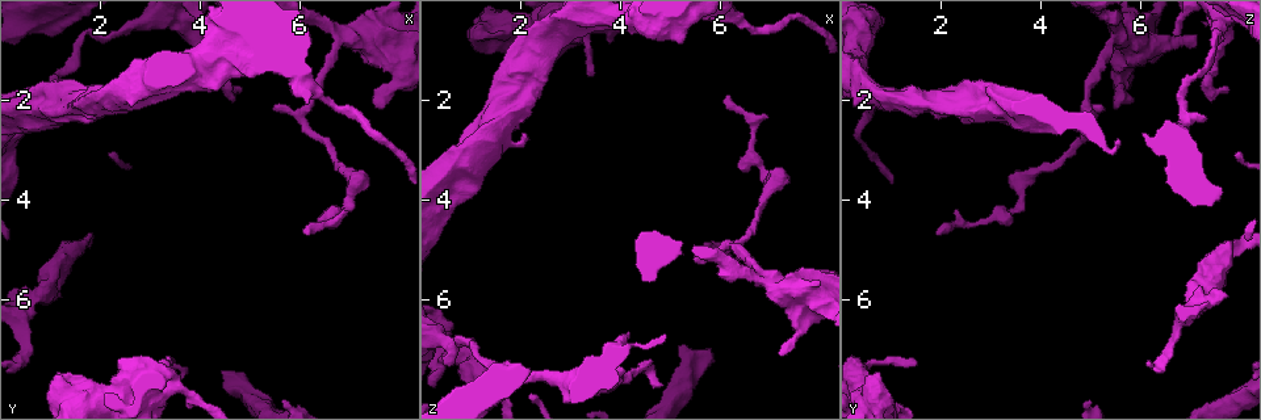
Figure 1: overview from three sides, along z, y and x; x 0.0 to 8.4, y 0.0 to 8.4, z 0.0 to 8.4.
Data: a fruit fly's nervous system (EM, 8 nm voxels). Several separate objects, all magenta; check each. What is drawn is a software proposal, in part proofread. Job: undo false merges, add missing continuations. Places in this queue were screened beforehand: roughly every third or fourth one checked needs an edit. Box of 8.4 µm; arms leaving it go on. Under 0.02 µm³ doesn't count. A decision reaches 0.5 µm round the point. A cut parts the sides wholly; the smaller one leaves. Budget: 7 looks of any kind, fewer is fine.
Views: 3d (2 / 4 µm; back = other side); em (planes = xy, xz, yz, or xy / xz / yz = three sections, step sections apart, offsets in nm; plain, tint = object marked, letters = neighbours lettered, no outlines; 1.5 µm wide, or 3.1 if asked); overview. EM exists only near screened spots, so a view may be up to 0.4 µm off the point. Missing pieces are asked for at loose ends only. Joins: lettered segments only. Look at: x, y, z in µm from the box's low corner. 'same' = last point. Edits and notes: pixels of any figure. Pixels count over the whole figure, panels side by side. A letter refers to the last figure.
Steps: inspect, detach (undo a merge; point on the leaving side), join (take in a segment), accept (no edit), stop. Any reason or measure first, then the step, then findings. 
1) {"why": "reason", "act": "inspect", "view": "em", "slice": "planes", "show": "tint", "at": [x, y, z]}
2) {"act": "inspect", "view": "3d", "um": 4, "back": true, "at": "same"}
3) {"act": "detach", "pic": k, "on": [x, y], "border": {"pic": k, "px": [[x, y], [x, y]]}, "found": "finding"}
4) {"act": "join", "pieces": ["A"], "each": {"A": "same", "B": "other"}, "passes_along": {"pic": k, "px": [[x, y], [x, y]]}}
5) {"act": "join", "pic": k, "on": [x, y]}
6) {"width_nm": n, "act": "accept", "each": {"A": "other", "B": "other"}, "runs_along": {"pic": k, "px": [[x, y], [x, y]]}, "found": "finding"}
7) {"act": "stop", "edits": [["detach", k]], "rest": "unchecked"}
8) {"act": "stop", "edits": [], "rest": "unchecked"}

{"why": "calibre changes", "act": "inspect", "view": "3d", "um": 4, "at": [1.20, 7.75, 0.60]}

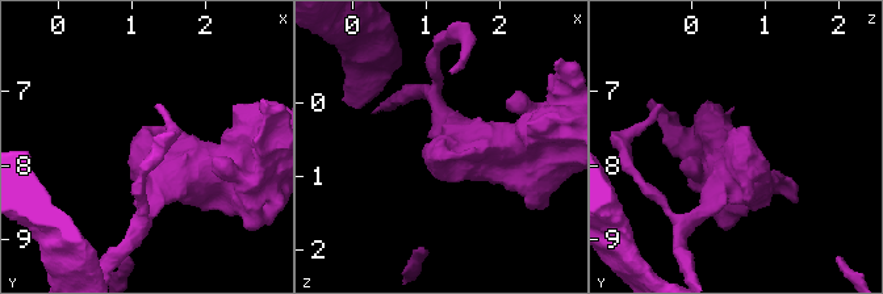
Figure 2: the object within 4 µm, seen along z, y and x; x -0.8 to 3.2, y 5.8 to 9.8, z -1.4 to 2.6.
{"why": "shape alone is not enough", "act": "inspect", "view": "em", "um": 3.1, "slice": "xz", "step": 8, "show": "letters", "at": [1.20, 7.70, 0.65]}

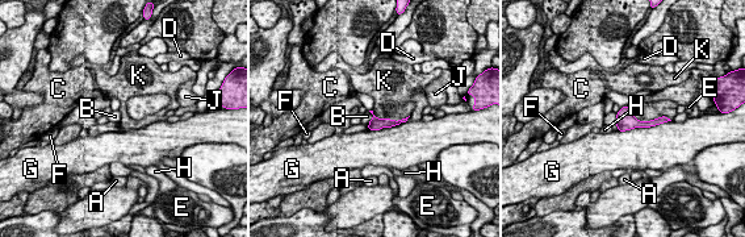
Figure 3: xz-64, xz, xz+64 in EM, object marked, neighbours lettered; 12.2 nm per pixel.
{"why": "cut it another way", "act": "inspect", "view": "em", "um": 3.1, "slice": "planes", "show": "letters", "at": "same"}

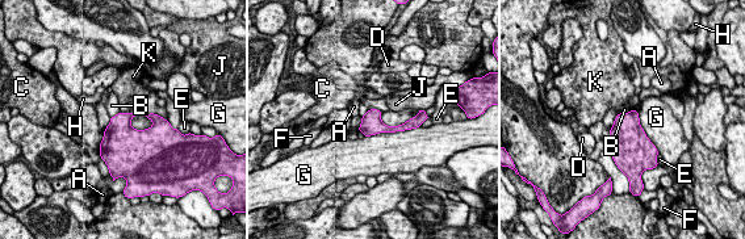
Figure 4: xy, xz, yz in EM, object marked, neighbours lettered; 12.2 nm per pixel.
{"width_nm": 260, "act": "accept", "each": {"A": "other", "B": "other", "C": "other", "D": "other", "E": "other", "F": "other", "G": "other", "H": "other", "J": "other", "K": "other"}, "border": {"pic": 4, "px": [[153, 121], [143, 129], [130, 126]]}, "found": "one cell here"}

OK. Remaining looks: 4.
{"act": "inspect", "view": "3d", "um": 2, "at": [7.15, 0.65, 7.10]}

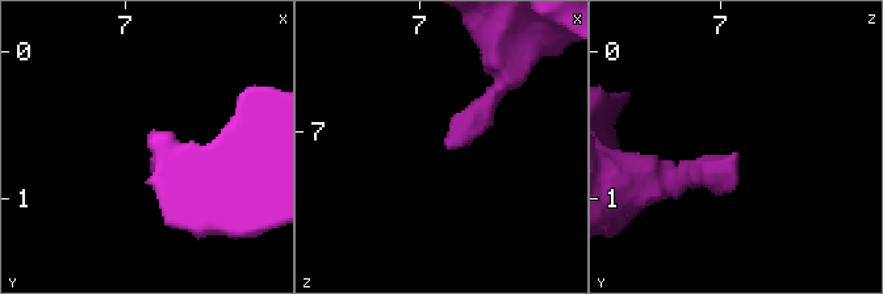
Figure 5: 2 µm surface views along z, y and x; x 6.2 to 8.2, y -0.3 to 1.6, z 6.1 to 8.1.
{"act": "inspect", "view": "em", "slice": "planes", "show": "tint", "at": [7.20, 0.72, 7.10]}

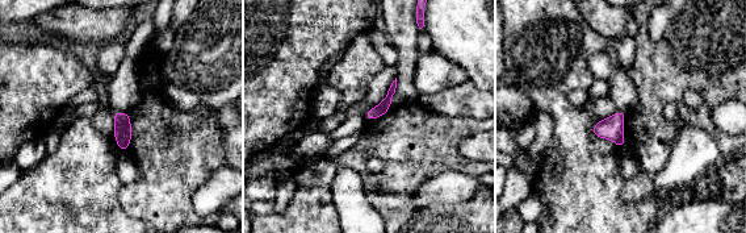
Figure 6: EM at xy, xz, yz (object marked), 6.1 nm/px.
{"why": "what lies round it", "act": "inspect", "view": "em", "slice": "planes", "show": "letters", "at": "same"}

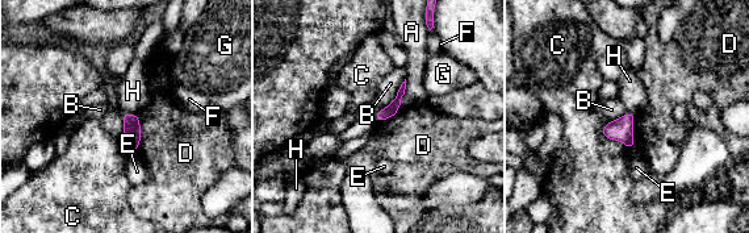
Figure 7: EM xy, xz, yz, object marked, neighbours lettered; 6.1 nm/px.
{"longest_contact_nm": ["B", 300], "act": "accept", "each": {"A": "other", "B": "other", "C": "other", "D": "other", "E": "other", "F": "other", "G": "other", "H": "other"}, "found": "none of them fits"}

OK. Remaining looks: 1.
{"act": "stop", "edits": [], "rest": "unchecked"}

